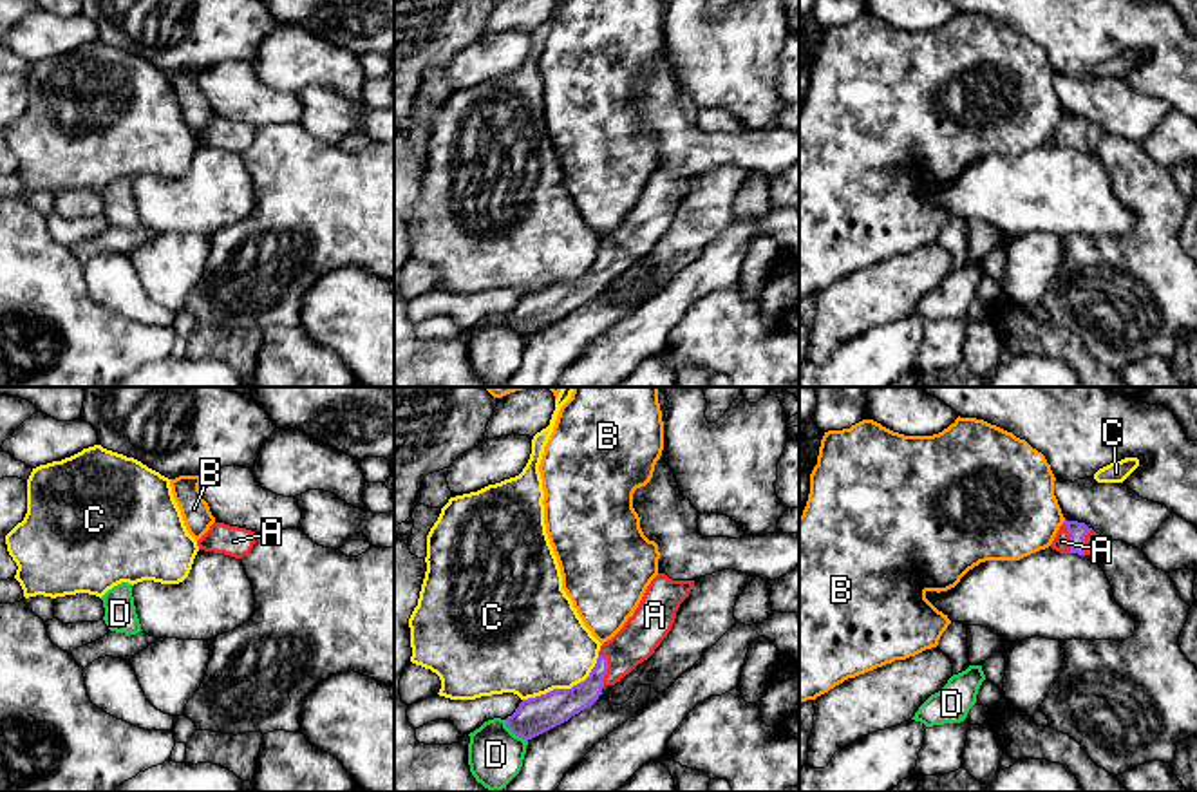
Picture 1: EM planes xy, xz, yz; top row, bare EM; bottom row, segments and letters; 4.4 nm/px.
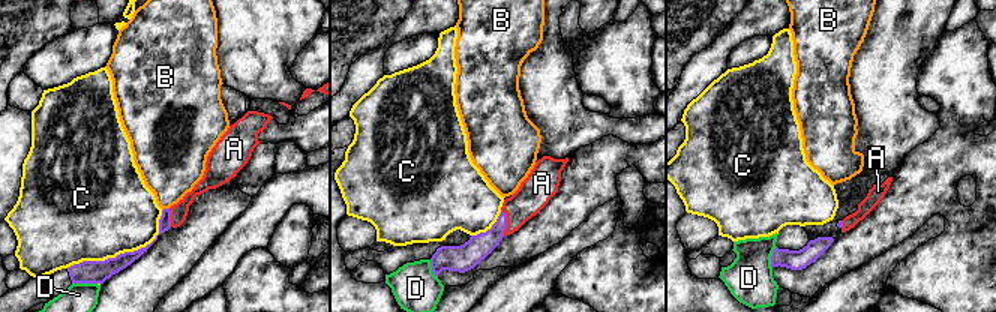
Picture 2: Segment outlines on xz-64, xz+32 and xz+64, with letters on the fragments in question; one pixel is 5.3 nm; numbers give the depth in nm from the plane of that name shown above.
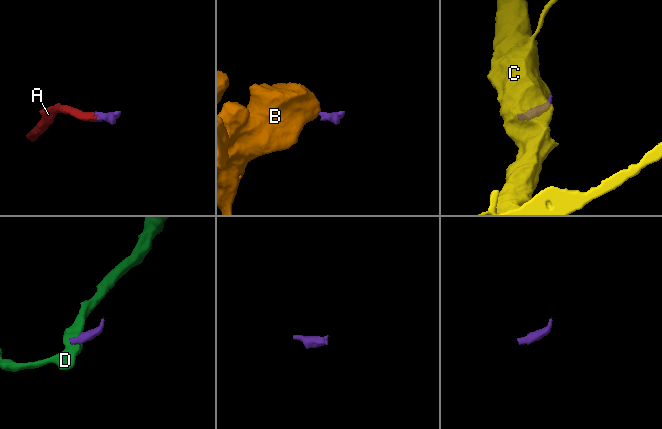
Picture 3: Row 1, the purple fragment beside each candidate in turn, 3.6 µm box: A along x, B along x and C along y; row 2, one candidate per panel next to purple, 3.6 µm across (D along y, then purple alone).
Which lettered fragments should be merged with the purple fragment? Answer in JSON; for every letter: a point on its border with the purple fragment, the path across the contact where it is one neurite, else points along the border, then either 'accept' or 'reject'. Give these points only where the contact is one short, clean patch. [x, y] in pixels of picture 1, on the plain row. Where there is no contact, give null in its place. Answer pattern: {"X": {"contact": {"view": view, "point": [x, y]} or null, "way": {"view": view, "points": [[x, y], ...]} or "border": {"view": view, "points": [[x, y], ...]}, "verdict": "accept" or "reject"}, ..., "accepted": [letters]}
{"A": {"contact": {"view": "xz", "point": [606, 263]}, "way": {"view": "xz", "points": [[563, 299], [575, 295], [606, 263], [642, 228]]}, "verdict": "accept"}, "B": {"contact": {"view": "yz", "point": [1064, 116]}, "border": {"view": "yz", "points": [[1065, 114], [1062, 118]]}, "verdict": "reject"}, "C": {"contact": {"view": "xz", "point": [565, 284]}, "verdict": "reject"}, "D": {"contact": {"view": "xz", "point": [514, 328]}, "border": {"view": "xz", "points": [[505, 315], [527, 337]]}, "verdict": "reject"}, "accepted": ["A"]}

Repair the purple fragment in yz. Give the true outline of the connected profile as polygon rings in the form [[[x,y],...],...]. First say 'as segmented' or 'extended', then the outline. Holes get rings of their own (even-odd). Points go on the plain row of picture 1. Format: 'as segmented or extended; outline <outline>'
extended; outline [[[1063,116],[1051,143],[1060,148],[1092,150],[1098,128],[1085,118]]]

